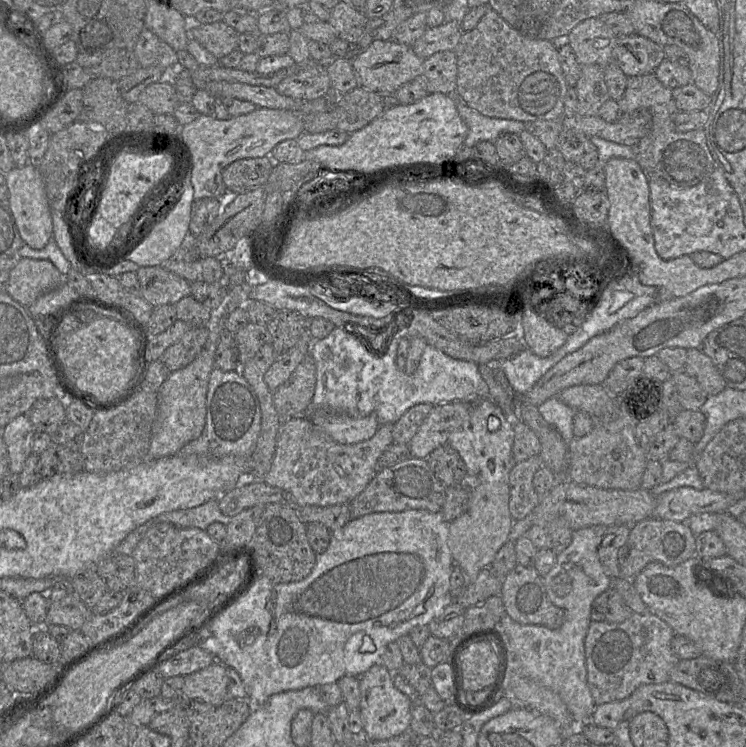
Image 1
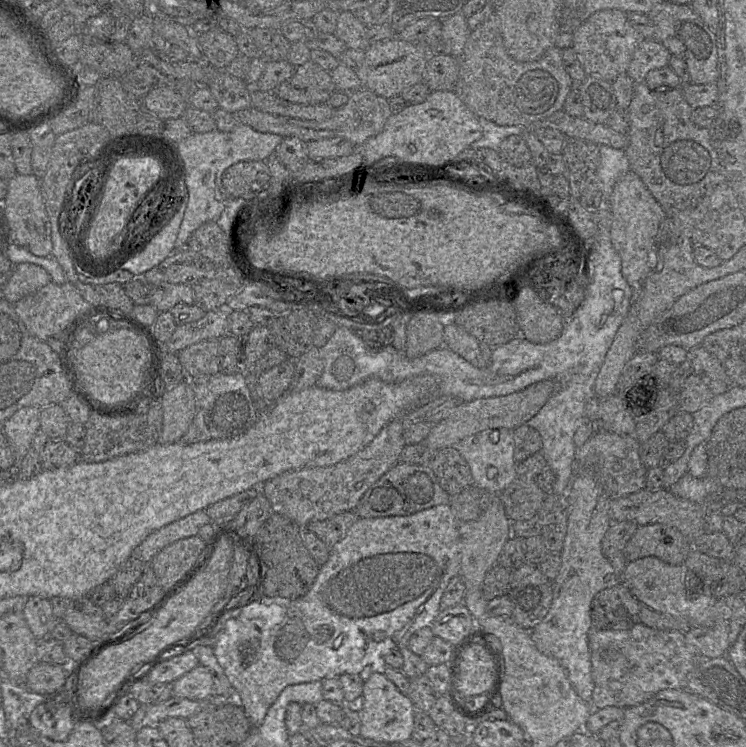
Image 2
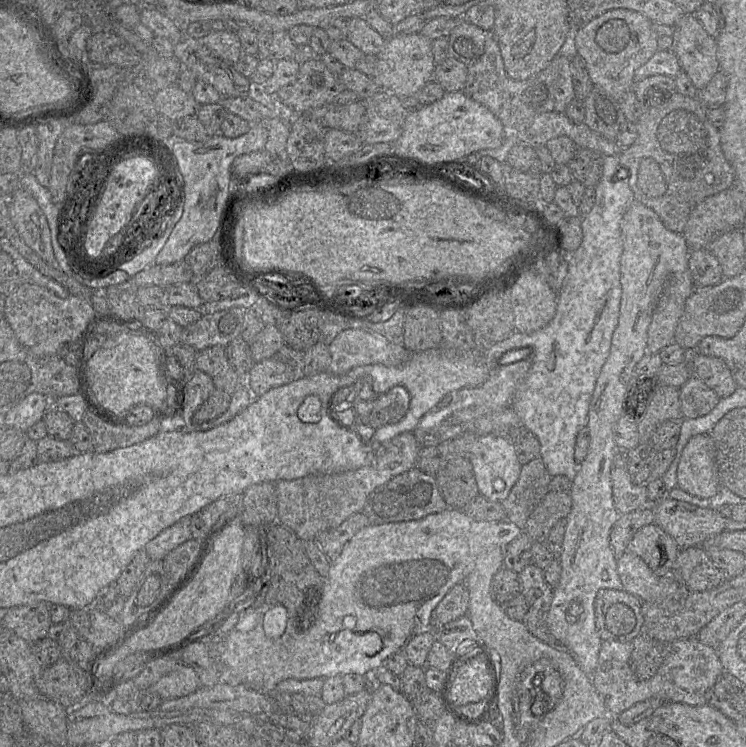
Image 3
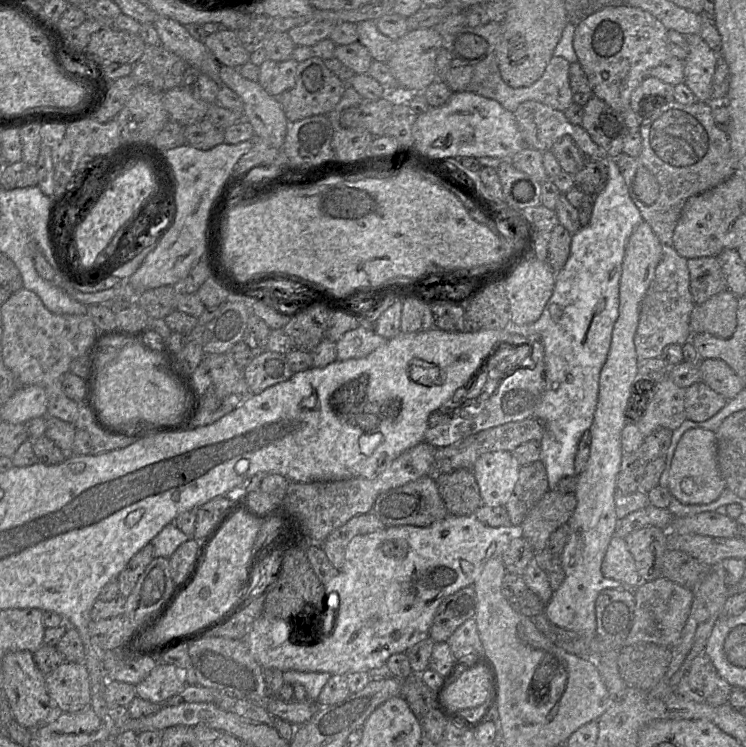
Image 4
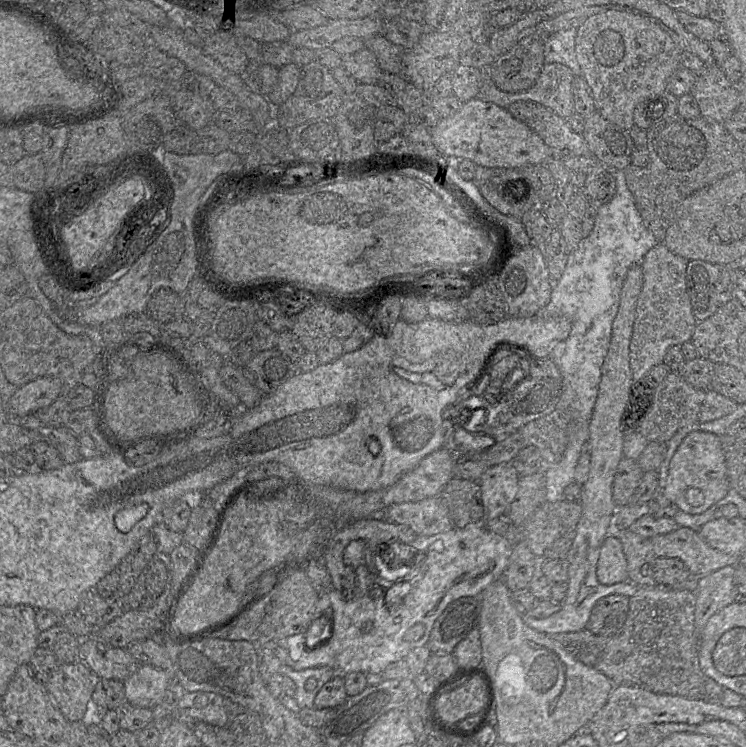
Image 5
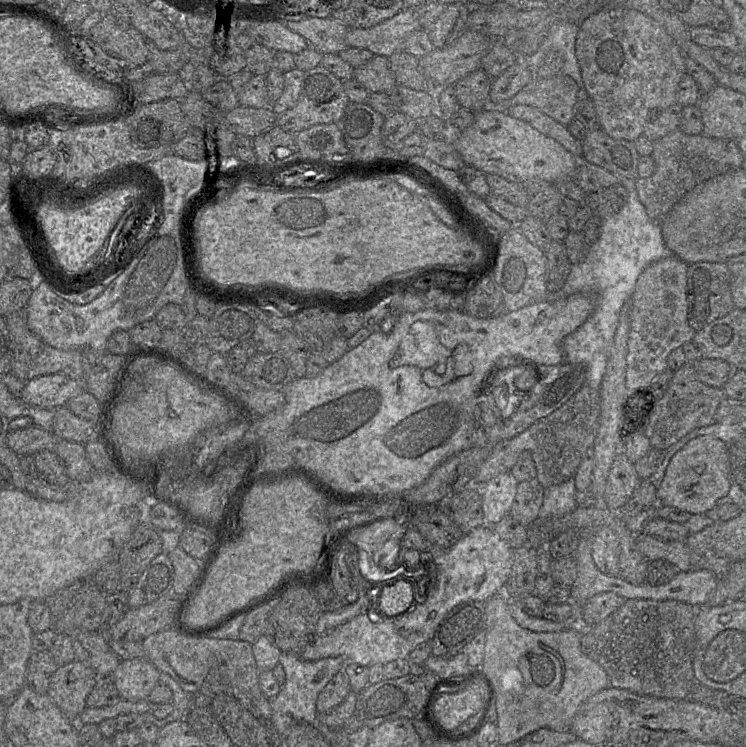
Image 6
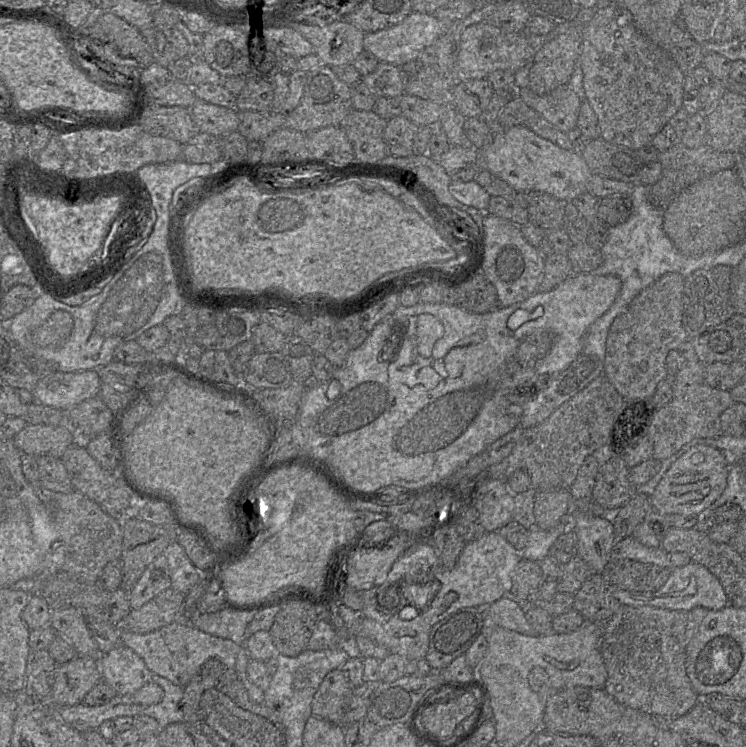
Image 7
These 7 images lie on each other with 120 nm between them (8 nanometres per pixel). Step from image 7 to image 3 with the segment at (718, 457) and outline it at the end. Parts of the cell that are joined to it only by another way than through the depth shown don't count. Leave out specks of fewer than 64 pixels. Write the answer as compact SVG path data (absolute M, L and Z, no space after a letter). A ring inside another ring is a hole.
M697 434L685 445L677 469L677 487L699 498L716 495L721 486L716 449L710 434Z

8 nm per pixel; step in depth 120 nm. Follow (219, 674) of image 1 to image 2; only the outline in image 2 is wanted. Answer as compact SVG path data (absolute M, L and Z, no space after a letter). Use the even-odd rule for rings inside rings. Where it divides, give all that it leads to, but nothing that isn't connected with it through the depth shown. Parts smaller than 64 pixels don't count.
M199 664L172 683L172 695L190 700L205 700L216 695L210 670Z

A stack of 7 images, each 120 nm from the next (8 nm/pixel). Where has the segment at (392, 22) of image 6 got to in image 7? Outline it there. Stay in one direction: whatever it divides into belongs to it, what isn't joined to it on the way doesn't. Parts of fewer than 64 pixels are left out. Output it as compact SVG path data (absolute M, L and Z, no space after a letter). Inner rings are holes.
M412 11L402 22L376 32L365 33L363 47L372 53L379 62L387 62L402 67L406 63L417 60L419 53L426 47L434 45L446 31L446 24L433 14Z

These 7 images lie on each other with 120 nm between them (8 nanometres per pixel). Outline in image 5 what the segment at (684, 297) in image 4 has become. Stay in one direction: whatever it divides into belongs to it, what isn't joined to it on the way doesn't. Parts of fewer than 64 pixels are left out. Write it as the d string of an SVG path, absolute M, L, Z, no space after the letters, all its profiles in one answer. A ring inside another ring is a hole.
M664 243L652 247L641 261L643 286L636 306L636 319L630 343L630 367L633 383L651 368L663 363L667 350L691 341L697 325L686 286L689 260L671 252Z

